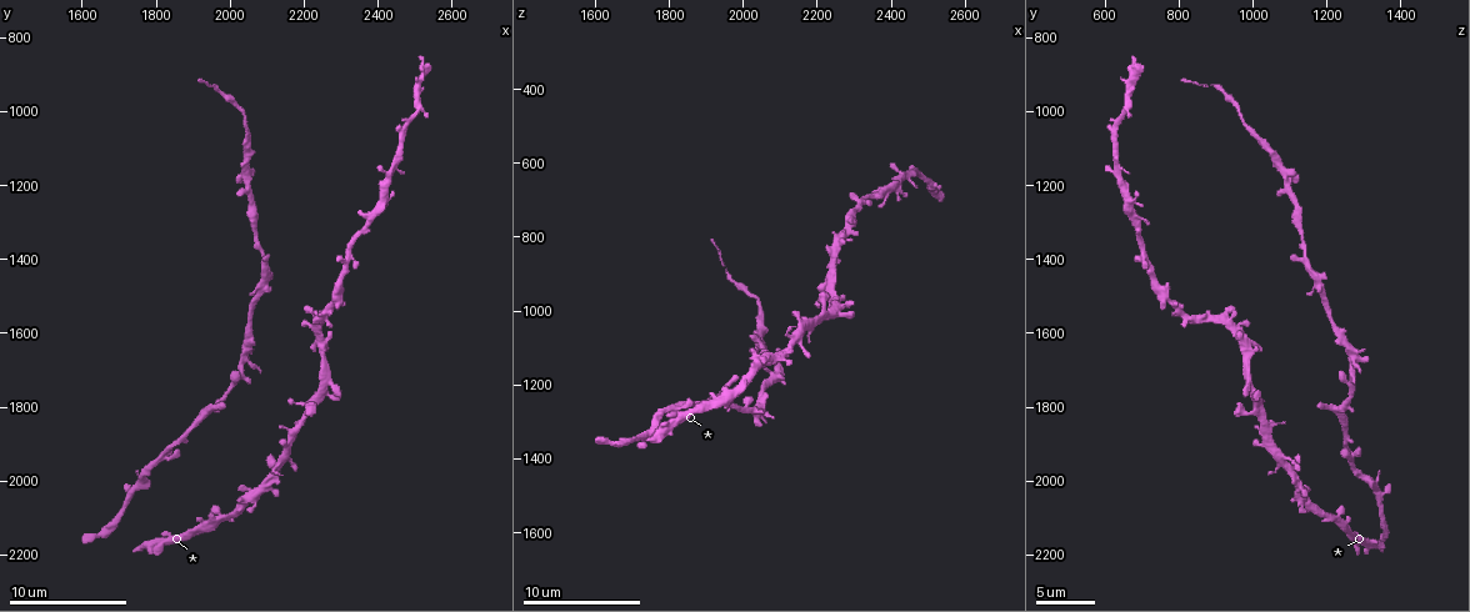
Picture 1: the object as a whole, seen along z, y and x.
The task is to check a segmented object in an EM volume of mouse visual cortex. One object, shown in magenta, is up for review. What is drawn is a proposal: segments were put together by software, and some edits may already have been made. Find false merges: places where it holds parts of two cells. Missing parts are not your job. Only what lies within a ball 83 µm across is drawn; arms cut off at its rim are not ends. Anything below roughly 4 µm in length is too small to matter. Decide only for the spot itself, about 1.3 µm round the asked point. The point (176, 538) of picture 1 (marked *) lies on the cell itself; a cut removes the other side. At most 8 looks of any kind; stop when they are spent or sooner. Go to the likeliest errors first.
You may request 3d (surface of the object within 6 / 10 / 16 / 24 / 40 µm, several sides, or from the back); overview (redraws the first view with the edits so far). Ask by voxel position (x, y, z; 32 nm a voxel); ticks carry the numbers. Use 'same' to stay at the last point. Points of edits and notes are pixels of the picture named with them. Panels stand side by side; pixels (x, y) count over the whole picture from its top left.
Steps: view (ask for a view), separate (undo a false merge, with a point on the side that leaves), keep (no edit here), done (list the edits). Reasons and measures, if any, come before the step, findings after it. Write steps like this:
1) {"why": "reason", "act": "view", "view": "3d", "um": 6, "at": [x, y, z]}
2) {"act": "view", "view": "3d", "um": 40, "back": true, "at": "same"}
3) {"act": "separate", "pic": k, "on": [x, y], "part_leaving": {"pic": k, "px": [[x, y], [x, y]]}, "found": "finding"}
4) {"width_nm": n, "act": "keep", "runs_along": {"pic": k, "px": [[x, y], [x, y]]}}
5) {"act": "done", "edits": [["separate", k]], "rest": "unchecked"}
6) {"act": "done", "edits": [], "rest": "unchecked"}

{"why": "sudden change in width", "act": "view", "view": "3d", "um": 16, "at": [1990, 960, 930]}

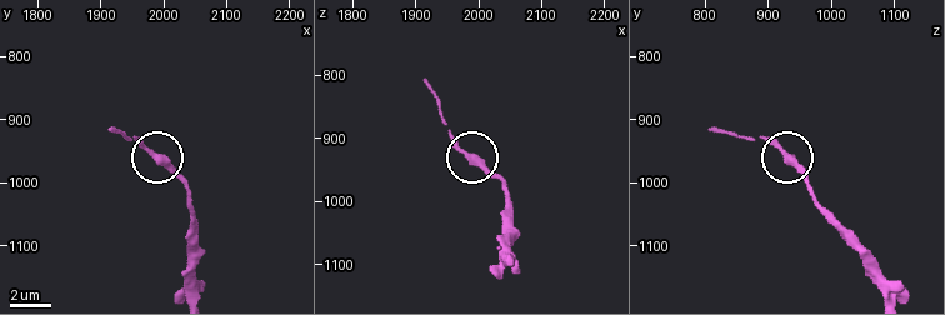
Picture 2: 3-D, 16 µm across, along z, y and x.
{"act": "keep", "found": "continuous, no second cell"}

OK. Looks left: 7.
{"why": "thick turns thin", "act": "view", "view": "3d", "um": 16, "at": [2040, 1060, 1010]}

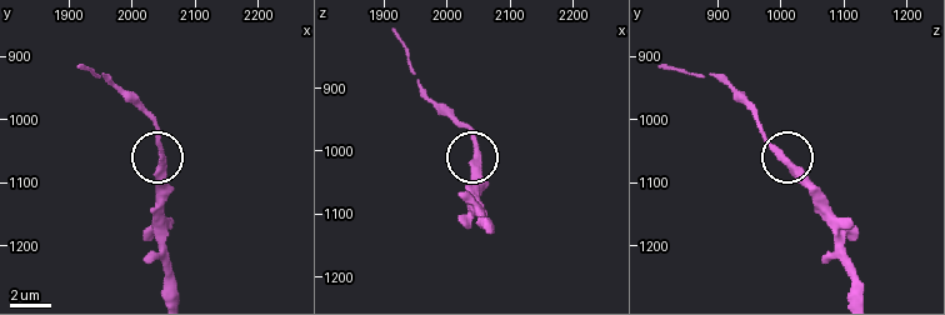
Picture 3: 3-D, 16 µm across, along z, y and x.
{"act": "view", "view": "3d", "um": 16, "back": true, "at": [2050, 1065, 1005]}

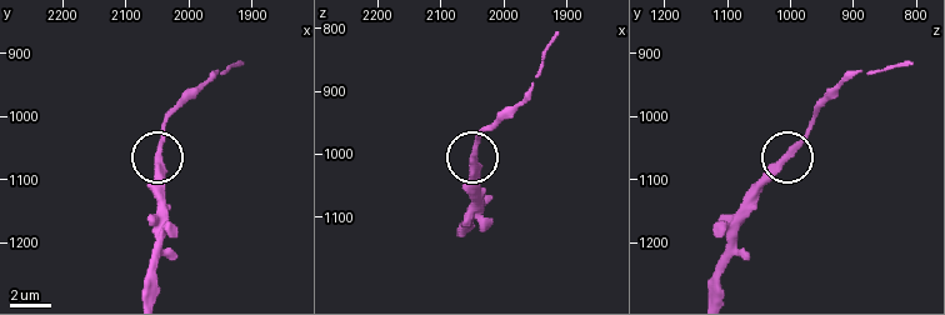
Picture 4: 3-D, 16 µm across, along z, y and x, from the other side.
{"width_nm": 340, "act": "keep", "runs_along": {"pic": 4, "px": [[143, 291], [159, 246], [159, 145], [166, 121]]}, "found": "all the same cell"}

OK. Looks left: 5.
{"why": "three-way junction", "act": "view", "view": "3d", "um": 10, "at": [2360, 1320, 690]}

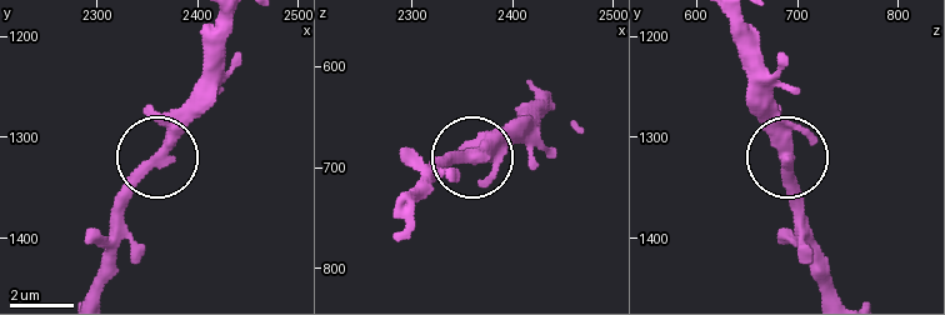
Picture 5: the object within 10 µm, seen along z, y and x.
{"why": "closer look", "act": "view", "view": "3d", "um": 6, "at": [2368, 1312, 692]}

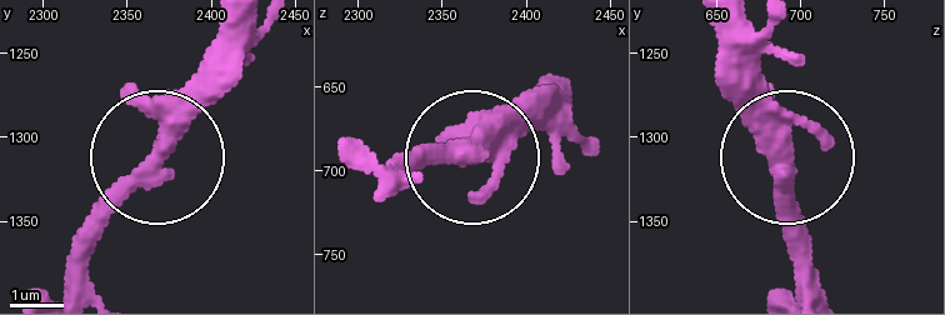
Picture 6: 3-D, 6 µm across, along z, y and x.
{"act": "keep", "runs_along": {"pic": 6, "px": [[820, 288], [785, 154], [718, 78]]}, "found": "continuous, no second cell"}

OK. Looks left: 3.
{"why": "calibre changes", "act": "view", "view": "3d", "um": 16, "at": [2050, 1590, 1240]}

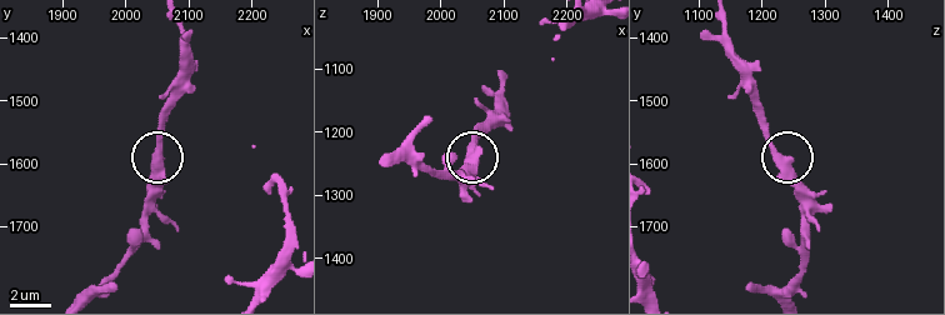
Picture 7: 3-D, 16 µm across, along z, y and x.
{"act": "view", "view": "3d", "um": 16, "back": true, "at": [2045, 1595, 1240]}

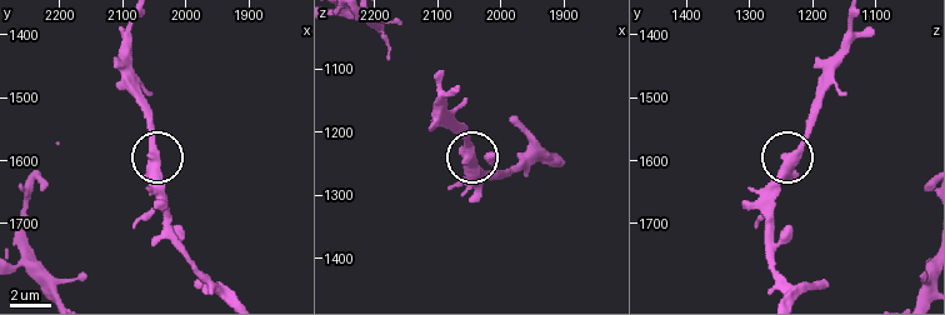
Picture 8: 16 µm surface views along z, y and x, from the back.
{"act": "keep", "runs_along": {"pic": 8, "px": [[551, 165], [485, 173], [470, 155], [466, 129]]}, "found": "continuous, no second cell"}

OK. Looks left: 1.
{"act": "done", "edits": [], "rest": "unchecked"}

